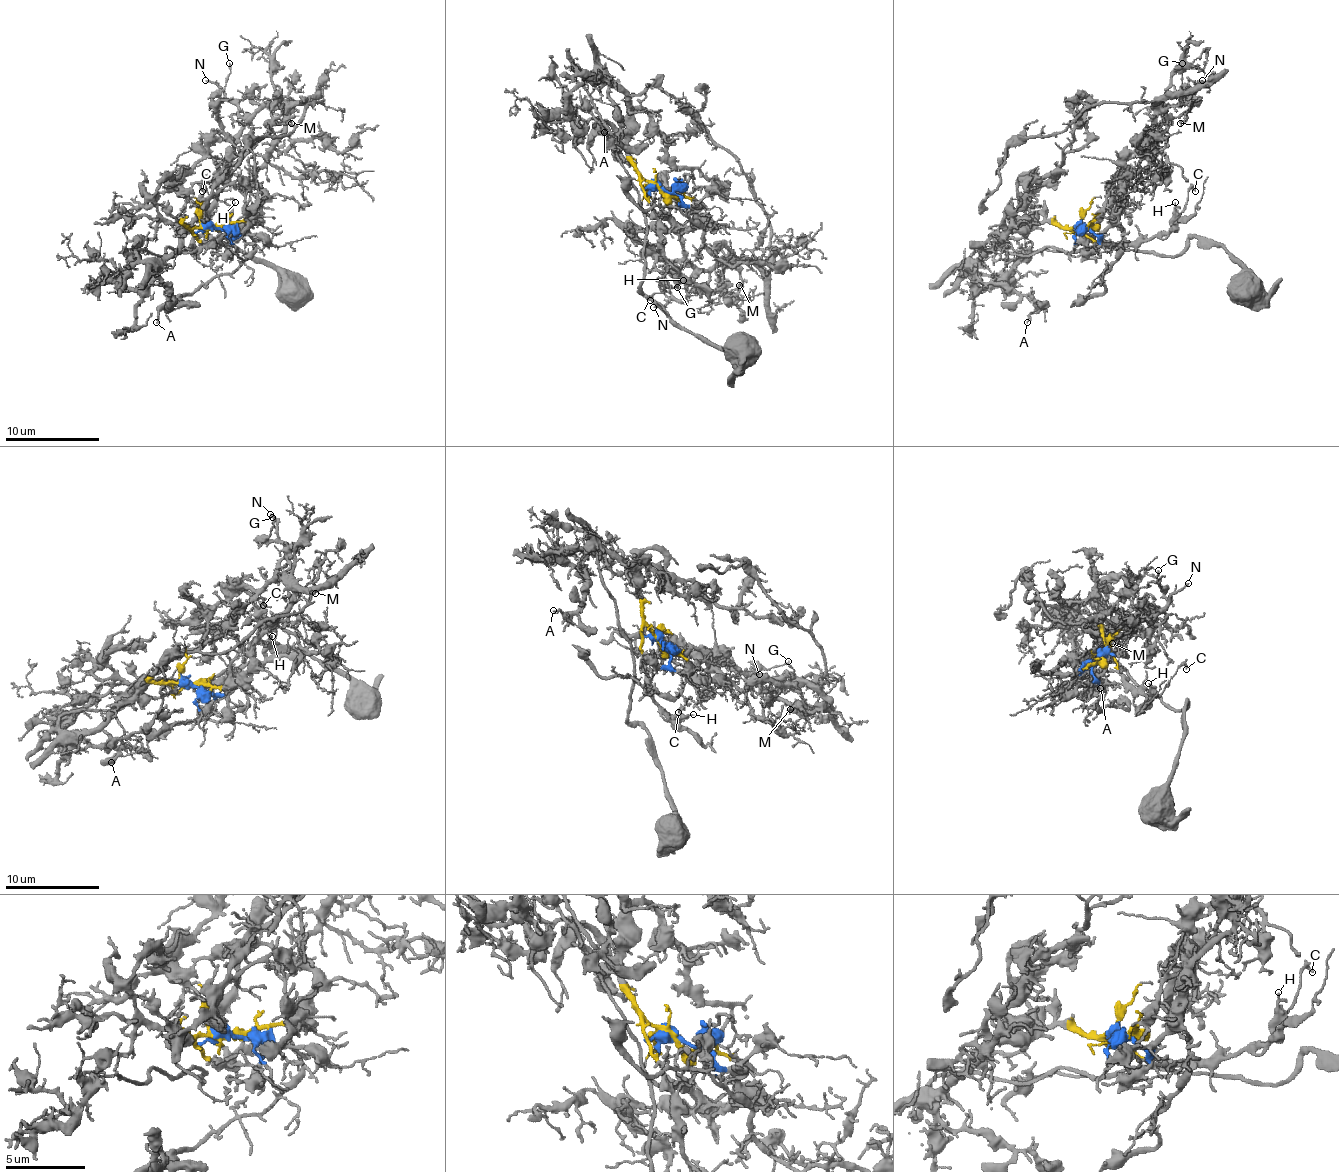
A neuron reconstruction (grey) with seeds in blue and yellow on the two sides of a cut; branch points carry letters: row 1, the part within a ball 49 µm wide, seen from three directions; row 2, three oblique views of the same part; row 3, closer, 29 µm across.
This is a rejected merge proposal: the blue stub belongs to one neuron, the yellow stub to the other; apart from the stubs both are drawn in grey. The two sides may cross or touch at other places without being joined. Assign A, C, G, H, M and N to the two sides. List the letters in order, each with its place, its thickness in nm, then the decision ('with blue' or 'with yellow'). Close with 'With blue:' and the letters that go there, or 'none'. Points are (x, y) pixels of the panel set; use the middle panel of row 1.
A: (604, 132) | 140 nm | with yellow
C: (650, 300) | 240 nm | with yellow
G: (677, 287) | 120 nm | with blue
H: (683, 280) | 160 nm | with yellow
M: (739, 285) | 130 nm | with blue
N: (653, 307) | 150 nm | with blue
With blue: G, M, N

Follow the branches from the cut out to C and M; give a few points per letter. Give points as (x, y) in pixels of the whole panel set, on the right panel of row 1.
C: (1080, 229), (1076, 231), (1115, 243), (1141, 243), (1165, 234), (1186, 203), (1188, 191), (1195, 191)
M: (1080, 227), (1101, 234), (1120, 191), (1148, 163), (1141, 140), (1151, 123), (1188, 97), (1191, 107), (1179, 123)

